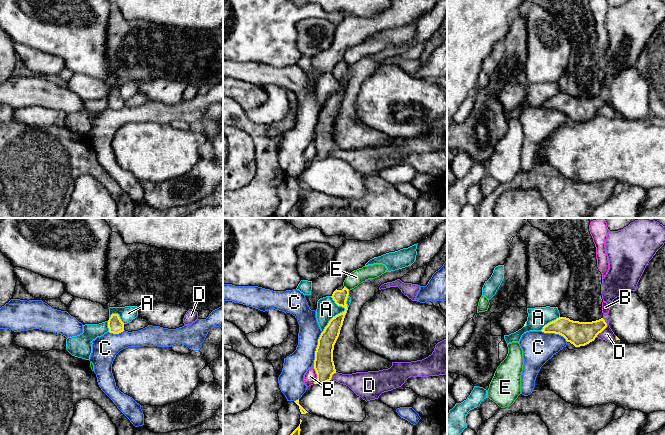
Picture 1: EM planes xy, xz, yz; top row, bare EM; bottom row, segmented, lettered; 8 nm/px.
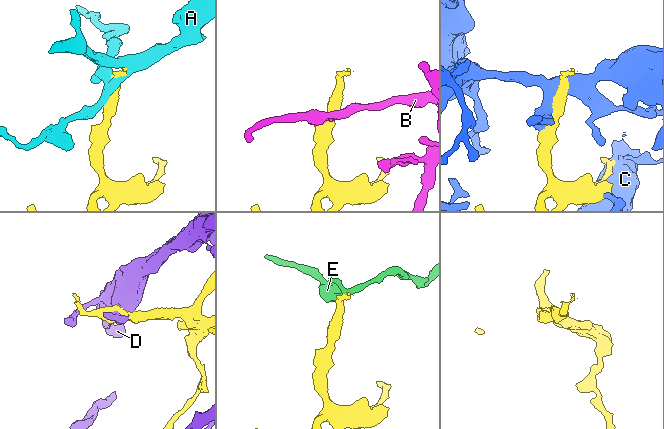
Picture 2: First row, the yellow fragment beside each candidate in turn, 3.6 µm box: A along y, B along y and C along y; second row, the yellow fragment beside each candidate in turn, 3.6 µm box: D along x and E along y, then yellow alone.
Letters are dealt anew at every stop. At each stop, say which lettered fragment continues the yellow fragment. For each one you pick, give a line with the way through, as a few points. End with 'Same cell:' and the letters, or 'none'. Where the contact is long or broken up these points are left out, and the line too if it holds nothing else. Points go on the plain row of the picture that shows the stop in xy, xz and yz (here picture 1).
Same cell: none

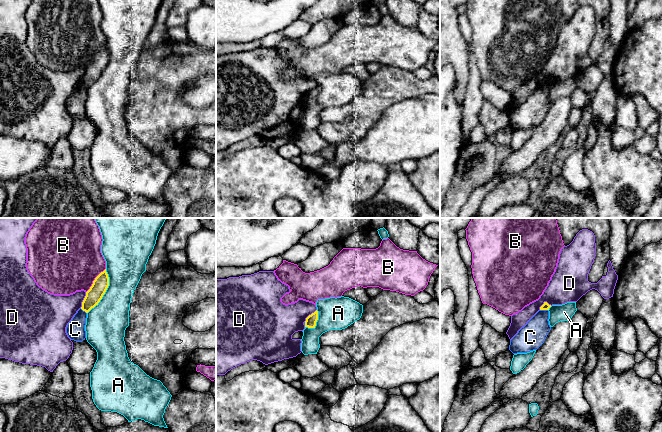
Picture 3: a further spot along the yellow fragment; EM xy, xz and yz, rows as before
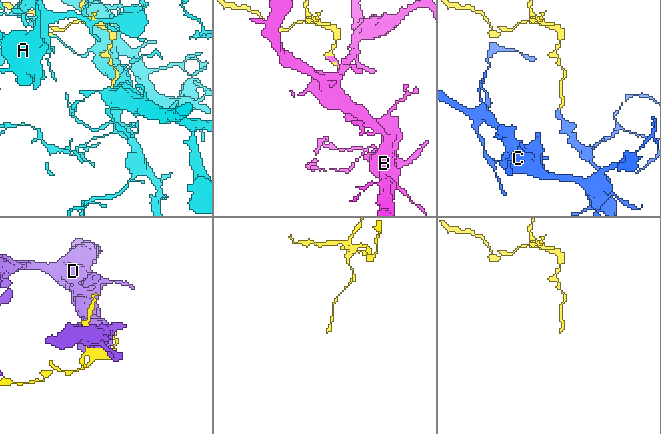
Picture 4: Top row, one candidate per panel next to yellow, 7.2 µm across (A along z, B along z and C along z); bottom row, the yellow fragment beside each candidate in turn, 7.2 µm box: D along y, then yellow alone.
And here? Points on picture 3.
Same cell: none

